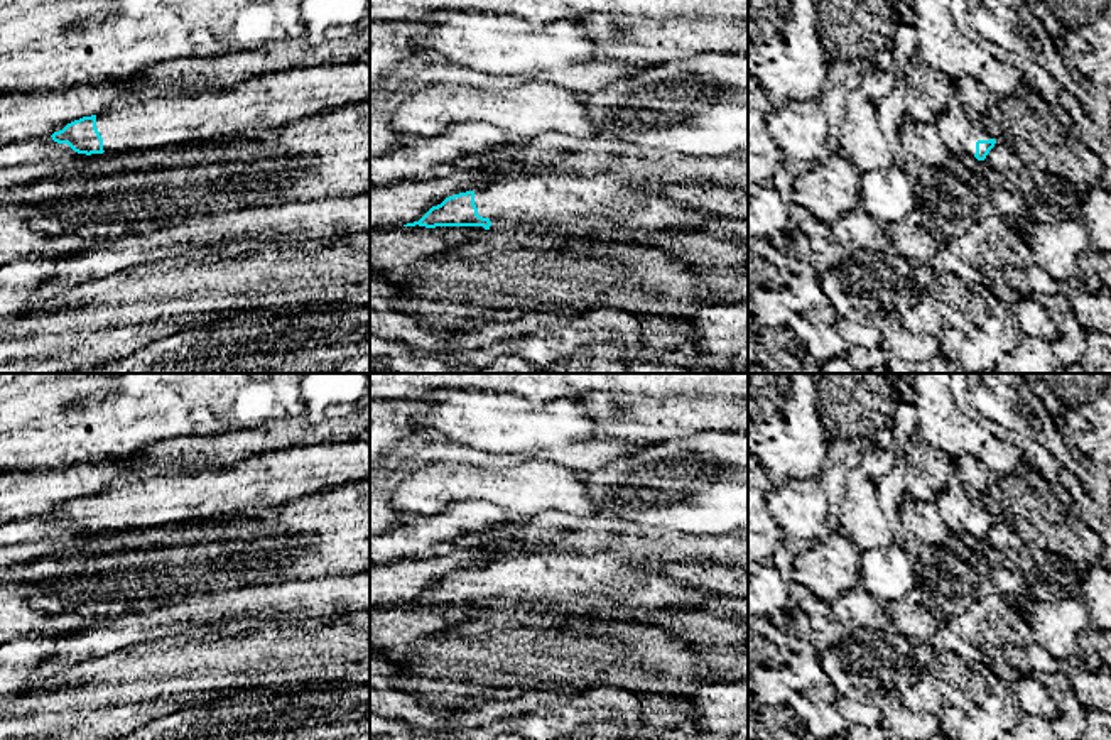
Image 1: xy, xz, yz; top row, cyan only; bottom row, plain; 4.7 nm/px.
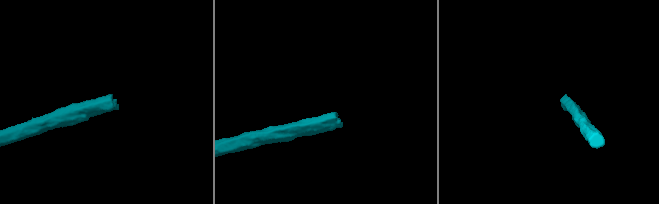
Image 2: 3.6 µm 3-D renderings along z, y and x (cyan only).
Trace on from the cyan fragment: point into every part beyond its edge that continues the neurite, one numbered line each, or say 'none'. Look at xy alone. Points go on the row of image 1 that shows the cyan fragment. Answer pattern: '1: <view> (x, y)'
1: xy (265, 102)

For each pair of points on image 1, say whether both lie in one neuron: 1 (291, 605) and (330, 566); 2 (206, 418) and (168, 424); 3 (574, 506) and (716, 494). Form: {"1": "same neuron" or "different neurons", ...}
{"1": "different neurons", "2": "same neuron", "3": "different neurons"}

